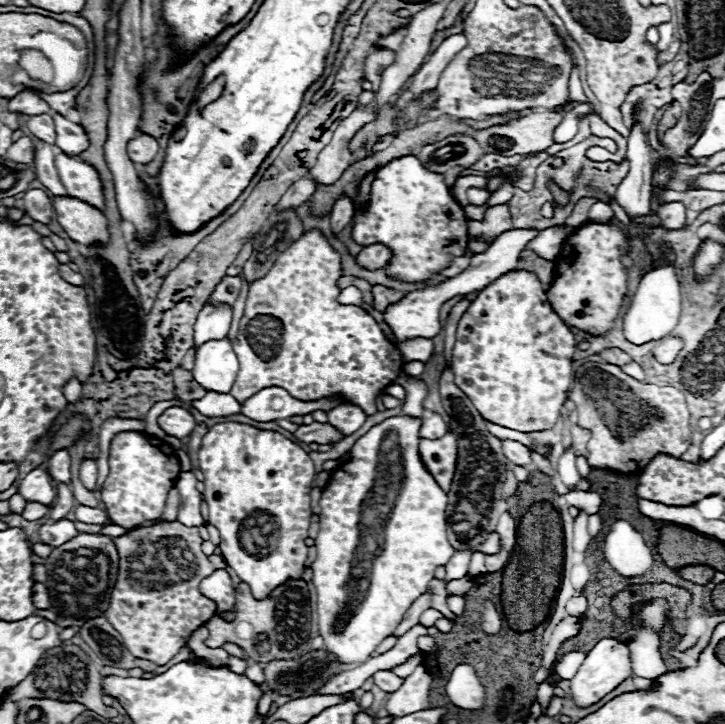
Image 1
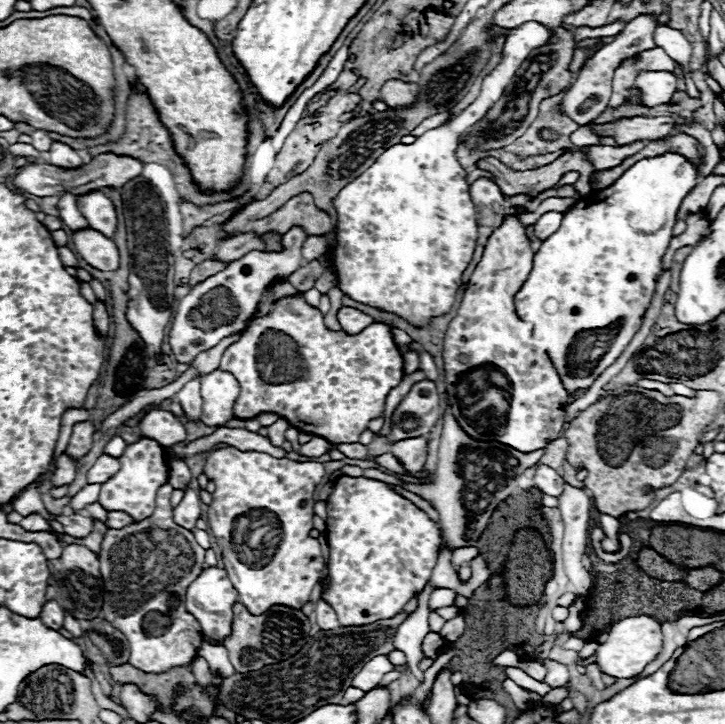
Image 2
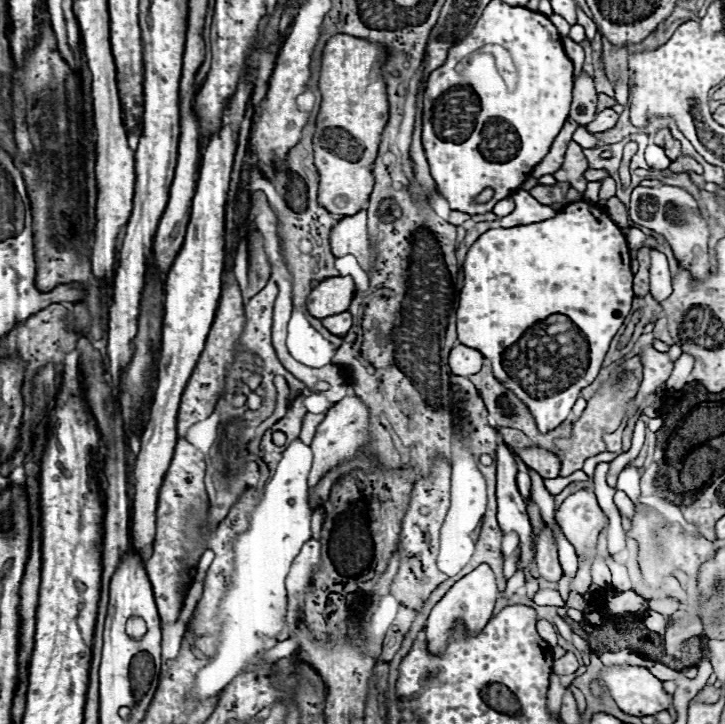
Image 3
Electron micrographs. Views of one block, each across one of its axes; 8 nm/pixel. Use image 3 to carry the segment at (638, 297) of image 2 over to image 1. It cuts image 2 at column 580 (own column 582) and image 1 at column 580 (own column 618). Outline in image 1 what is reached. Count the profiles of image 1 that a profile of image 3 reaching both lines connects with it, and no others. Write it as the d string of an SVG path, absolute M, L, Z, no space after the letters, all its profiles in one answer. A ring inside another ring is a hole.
M588 222L564 240L562 252L556 258L556 276L546 296L554 312L558 312L568 326L576 326L592 334L602 334L612 328L626 294L628 276L620 256L624 256L628 250L630 246L624 234L610 224Z

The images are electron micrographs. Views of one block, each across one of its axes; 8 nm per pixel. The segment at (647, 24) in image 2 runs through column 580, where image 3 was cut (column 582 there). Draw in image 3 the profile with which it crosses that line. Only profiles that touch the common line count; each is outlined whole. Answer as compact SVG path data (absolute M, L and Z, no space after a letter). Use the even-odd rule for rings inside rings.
M580 72L574 82L570 118L580 126L586 126L588 122L592 122L596 116L596 100L598 100L598 94L594 88L594 80L586 72Z

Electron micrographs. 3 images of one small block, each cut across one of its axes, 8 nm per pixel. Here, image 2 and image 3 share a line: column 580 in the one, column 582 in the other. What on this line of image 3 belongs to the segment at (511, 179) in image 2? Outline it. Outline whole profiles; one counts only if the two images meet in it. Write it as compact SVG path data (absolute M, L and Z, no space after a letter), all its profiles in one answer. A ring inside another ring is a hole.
M572 140L568 144L560 170L554 172L554 178L558 182L570 182L572 188L576 188L582 194L586 190L586 180L584 180L586 170L588 170L588 162L586 162L586 156L582 154L582 146Z

